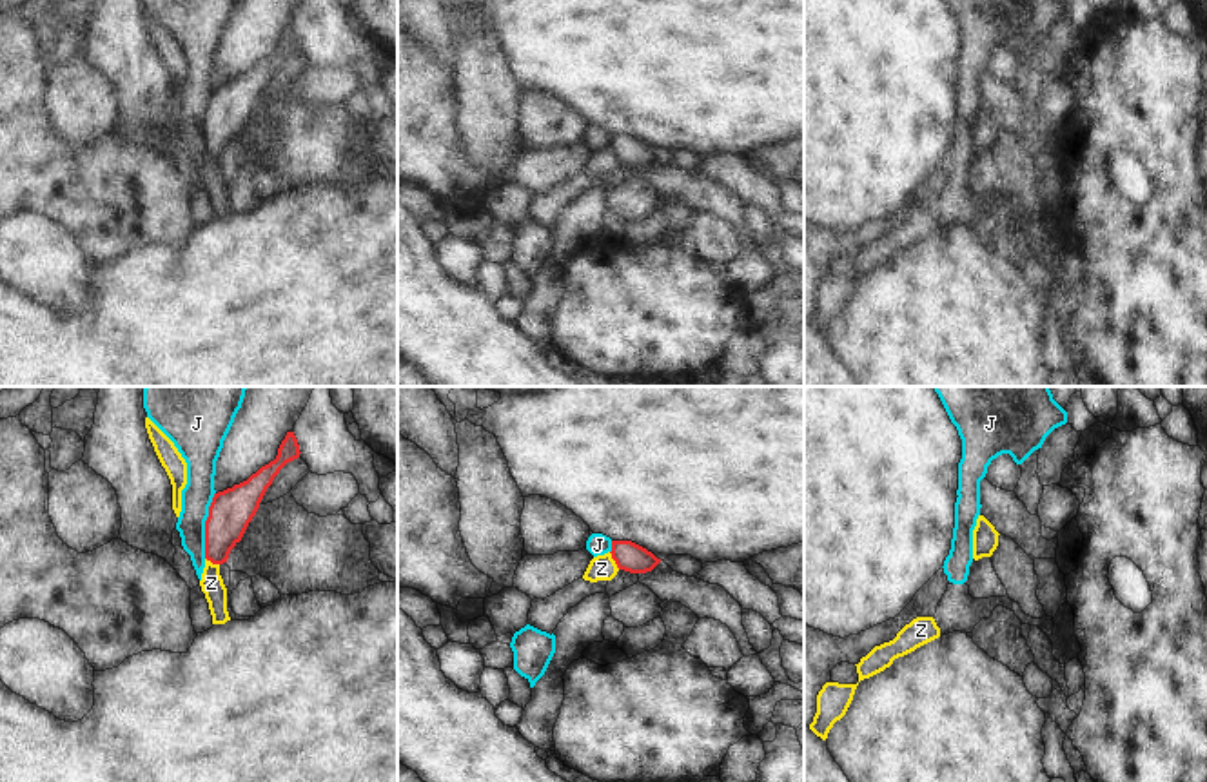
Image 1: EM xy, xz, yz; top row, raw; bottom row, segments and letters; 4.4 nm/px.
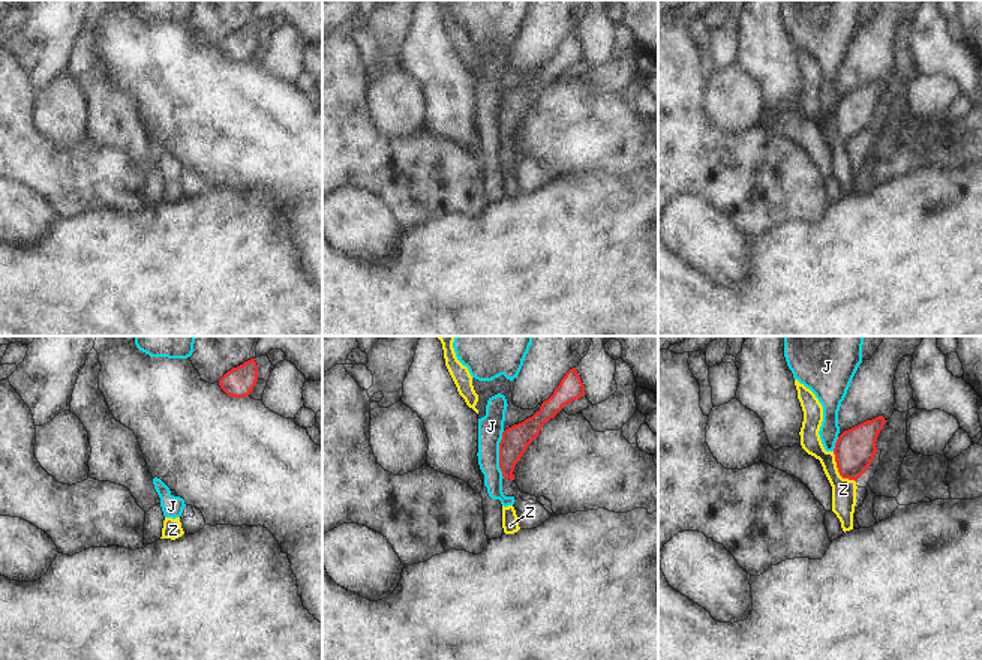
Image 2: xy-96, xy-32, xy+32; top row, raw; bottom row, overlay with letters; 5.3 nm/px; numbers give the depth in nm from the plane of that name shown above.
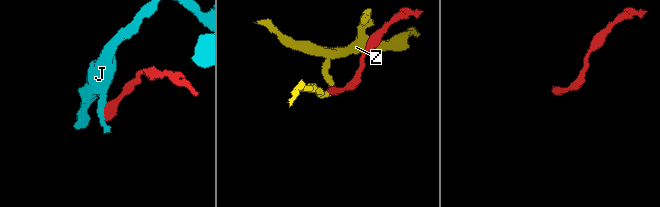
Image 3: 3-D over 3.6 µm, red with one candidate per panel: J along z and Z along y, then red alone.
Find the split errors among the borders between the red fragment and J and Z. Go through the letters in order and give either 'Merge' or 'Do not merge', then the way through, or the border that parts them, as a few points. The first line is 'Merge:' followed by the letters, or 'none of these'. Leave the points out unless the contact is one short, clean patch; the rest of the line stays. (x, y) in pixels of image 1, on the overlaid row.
Merge: none of these
J: Do not merge. Boundary: xy (215, 492), (206, 521), (204, 557)
Z: Do not merge. Boundary: xz (608, 552), (619, 568).

